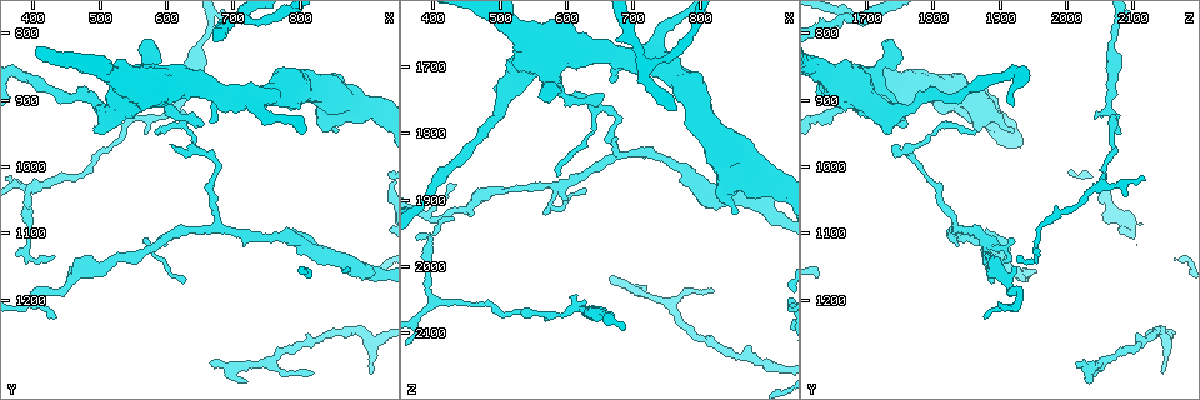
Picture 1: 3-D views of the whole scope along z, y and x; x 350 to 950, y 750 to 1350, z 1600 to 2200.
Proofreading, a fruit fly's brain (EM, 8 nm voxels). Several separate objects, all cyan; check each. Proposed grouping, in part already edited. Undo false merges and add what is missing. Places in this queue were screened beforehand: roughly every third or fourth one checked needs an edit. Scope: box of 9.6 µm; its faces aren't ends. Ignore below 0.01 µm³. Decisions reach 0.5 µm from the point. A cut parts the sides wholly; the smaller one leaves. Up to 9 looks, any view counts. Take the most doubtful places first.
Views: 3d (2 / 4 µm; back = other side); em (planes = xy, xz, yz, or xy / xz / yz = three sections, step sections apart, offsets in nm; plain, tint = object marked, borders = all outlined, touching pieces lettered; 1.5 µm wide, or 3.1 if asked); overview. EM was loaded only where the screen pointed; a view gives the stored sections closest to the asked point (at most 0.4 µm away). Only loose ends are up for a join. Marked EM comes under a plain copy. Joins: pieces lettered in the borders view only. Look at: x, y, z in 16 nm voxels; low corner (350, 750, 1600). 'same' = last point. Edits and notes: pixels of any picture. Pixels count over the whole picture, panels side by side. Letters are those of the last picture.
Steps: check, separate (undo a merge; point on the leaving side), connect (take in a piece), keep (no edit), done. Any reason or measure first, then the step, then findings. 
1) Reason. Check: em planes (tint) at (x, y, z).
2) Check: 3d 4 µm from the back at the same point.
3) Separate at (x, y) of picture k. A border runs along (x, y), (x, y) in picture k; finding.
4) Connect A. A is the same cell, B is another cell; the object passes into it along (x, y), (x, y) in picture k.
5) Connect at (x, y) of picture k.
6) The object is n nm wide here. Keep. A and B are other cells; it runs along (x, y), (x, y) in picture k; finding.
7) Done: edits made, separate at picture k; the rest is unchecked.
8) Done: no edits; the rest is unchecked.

An open end. Check: 3d 2 µm at (665, 1295, 2015).

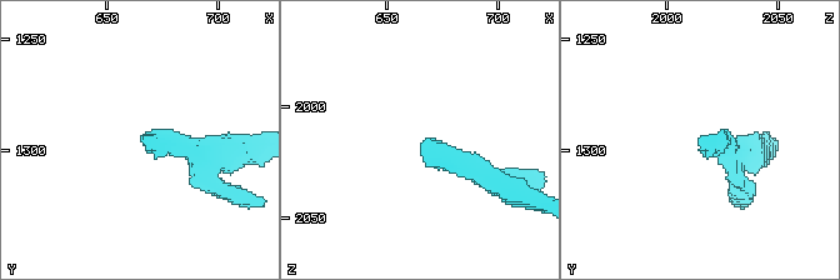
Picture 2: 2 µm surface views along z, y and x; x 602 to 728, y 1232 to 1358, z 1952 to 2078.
Check: em planes (borders) at (665, 1295, 2015).

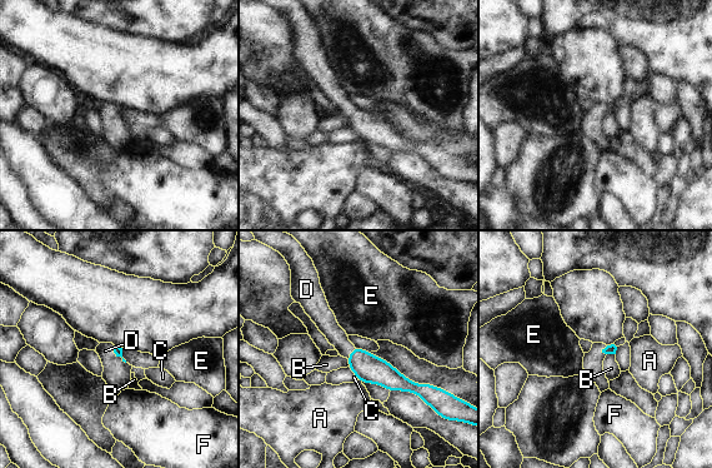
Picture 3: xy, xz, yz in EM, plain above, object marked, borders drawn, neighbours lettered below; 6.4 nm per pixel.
Connect D. D is the same cell, A, B, C, E and F are other cells; the object passes into it along (610, 349), (602, 350), (592, 361) in picture 3; the cell continues.

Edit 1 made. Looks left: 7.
Check: overview.

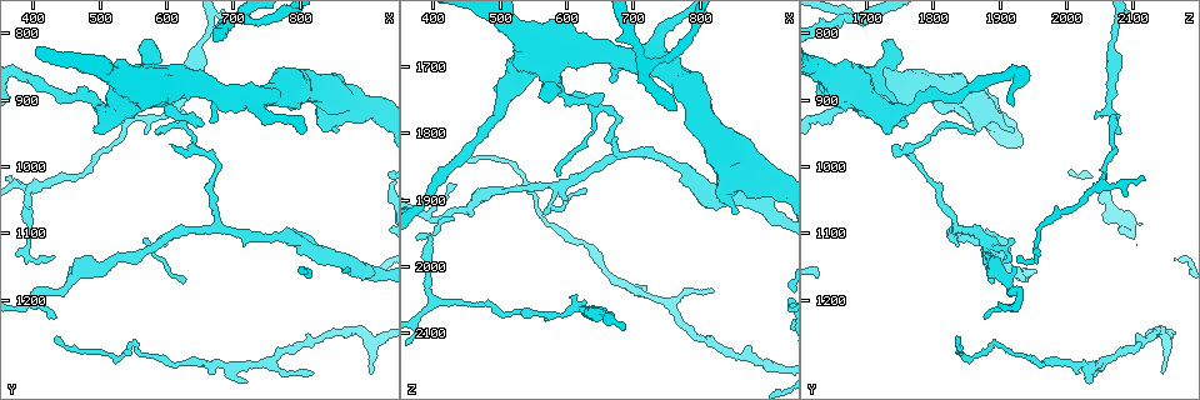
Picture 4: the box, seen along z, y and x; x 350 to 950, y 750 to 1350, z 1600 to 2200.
Free end. Check: 3d 4 µm at (605, 965, 1745).

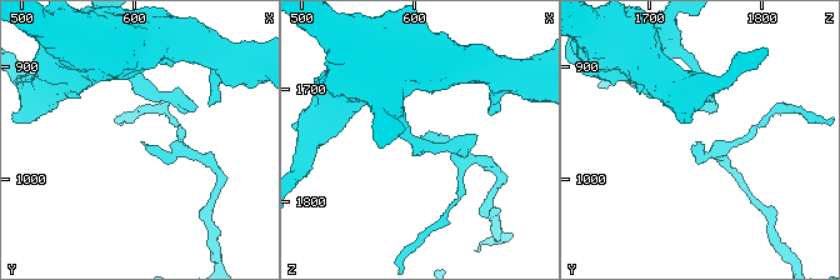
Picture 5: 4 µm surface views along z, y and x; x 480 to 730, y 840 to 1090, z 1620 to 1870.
Need the tissue. Check: em planes (borders) at (604, 970, 1746).

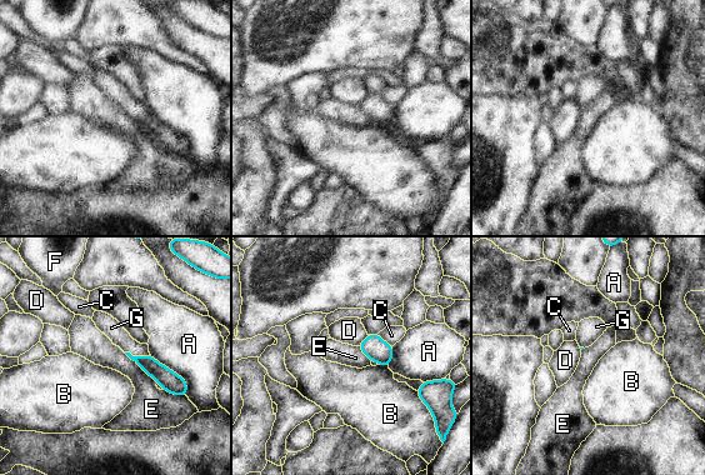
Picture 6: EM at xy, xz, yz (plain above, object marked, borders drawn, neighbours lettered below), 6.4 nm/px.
Connect G. G is the same cell, A, B, C, D, E and F are other cells; the cell continues.

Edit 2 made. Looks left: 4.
Tapers out. Check: 3d 4 µm at (430, 1230, 1880).

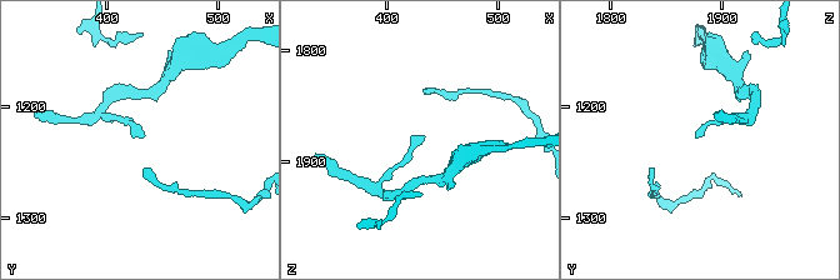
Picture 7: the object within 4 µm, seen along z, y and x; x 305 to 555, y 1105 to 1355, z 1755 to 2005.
Shape alone is not enough. Check: em planes (tint) at (432, 1230, 1876).

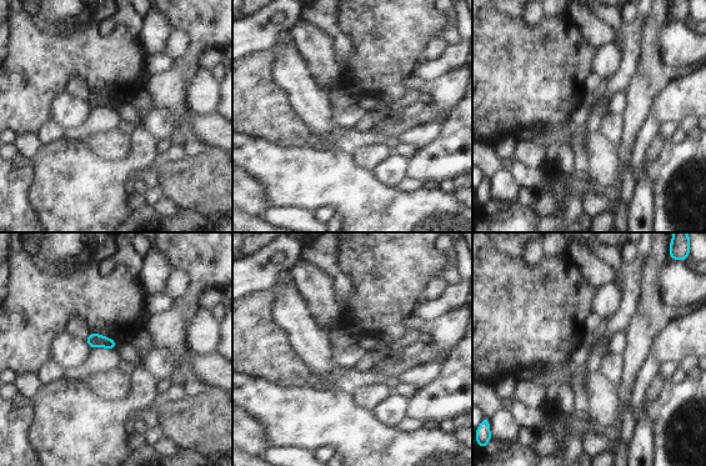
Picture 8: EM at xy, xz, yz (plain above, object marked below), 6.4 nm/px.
Check: em planes (borders) at the same point.

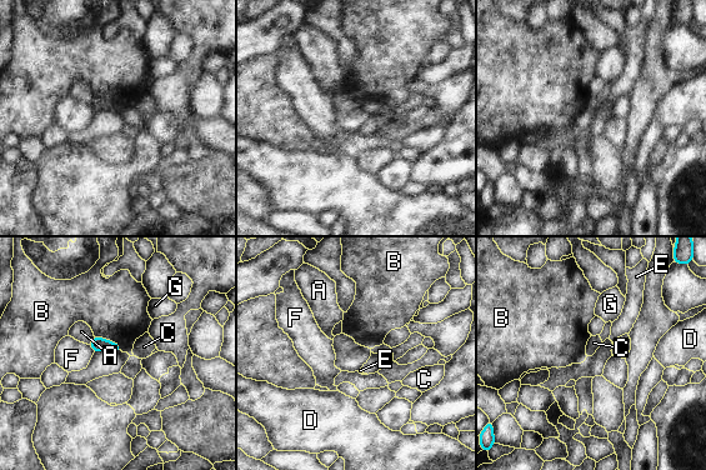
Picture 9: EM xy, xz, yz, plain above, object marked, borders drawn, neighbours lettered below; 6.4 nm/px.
Keep. A, B, C, D, E, F and G are other cells; a border runs along (94, 335), (115, 341), (121, 350) in picture 9; no lettered piece goes on from it.

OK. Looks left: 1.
Branch stops here. Check: em xy step 4 (borders) at (565, 1115, 1920).

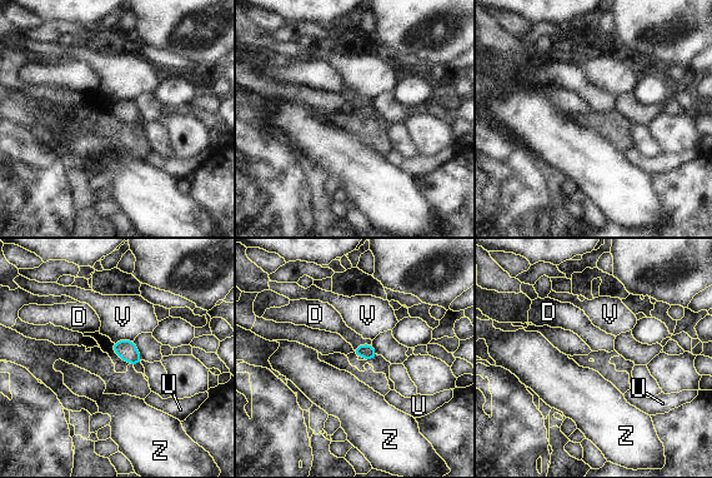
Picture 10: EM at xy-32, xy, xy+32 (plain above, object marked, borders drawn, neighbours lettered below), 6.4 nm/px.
Keep. D, U, V and Z are other cells; a border runs along (371, 343), (357, 345), (354, 349) in picture 10; no lettered piece goes on from it.

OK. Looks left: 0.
Done: edits made, connect at picture 3, connect at picture 6; the rest is unchecked.

